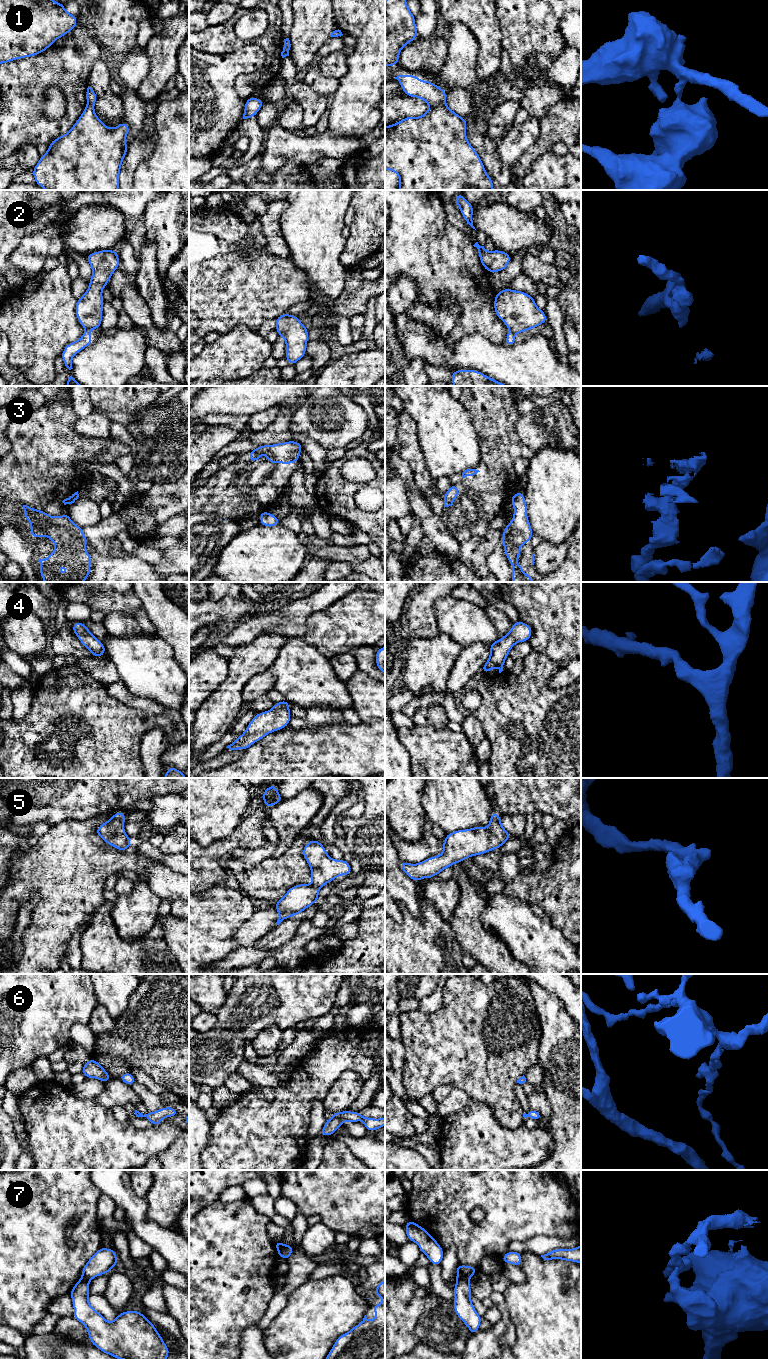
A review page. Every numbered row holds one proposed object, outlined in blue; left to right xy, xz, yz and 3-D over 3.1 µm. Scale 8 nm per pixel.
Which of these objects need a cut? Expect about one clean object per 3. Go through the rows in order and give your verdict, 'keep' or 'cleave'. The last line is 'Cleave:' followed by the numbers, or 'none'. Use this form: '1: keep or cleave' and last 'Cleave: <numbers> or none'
1: cleave
2: cleave
3: cleave
4: keep
5: keep
6: cleave
7: cleave
Cleave: 1, 2, 3, 6, 7

